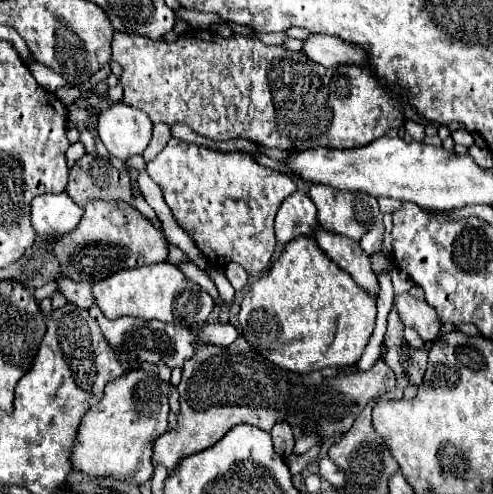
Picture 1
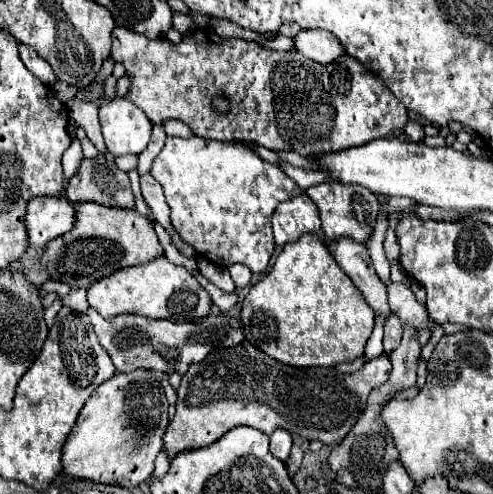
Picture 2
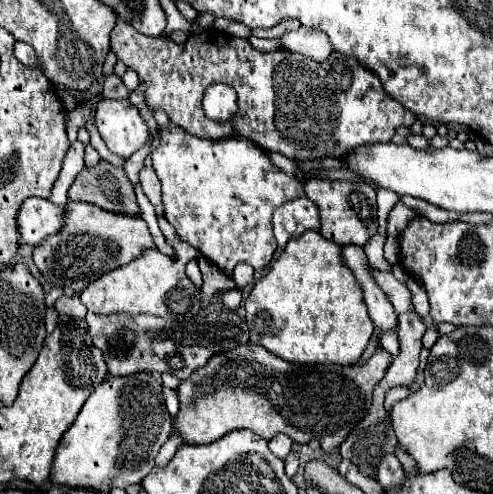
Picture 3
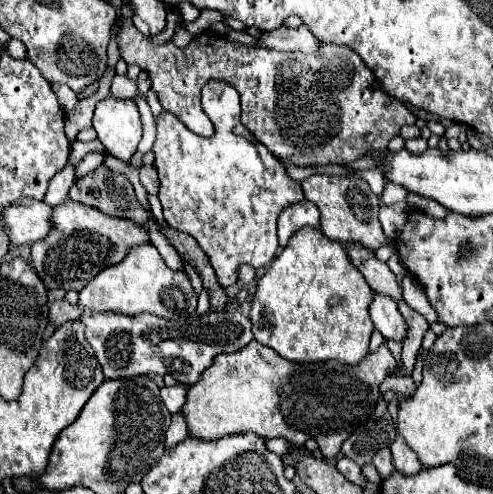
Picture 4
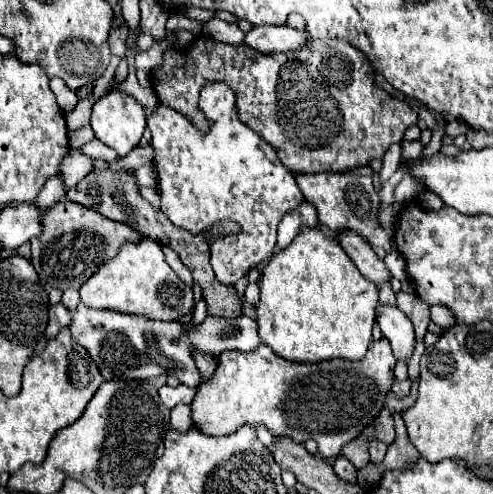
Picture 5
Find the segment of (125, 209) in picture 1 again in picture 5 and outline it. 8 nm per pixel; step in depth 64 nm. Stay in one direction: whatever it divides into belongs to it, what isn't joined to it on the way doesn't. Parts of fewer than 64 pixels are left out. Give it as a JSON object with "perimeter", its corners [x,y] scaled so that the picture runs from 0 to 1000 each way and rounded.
{"perimeter":[[[126,405],[105,421],[89,425],[89,470],[73,486],[65,486],[69,514],[69,547],[81,567],[101,583],[162,583],[199,543],[227,526],[243,498],[256,490],[284,490],[288,478],[260,453],[219,445],[215,437],[178,425],[154,409]]]}

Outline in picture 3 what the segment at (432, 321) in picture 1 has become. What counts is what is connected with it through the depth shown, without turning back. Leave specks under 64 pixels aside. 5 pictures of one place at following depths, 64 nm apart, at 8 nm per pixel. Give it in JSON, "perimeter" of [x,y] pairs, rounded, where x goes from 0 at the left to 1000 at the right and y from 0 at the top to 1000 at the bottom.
{"perimeter":[[[759,547],[759,559],[763,559],[763,571],[771,571],[771,583],[787,599],[787,607],[795,611],[803,636],[840,632],[836,595],[832,595],[832,587],[828,587],[824,575],[807,571],[791,551],[767,551],[767,547]]]}

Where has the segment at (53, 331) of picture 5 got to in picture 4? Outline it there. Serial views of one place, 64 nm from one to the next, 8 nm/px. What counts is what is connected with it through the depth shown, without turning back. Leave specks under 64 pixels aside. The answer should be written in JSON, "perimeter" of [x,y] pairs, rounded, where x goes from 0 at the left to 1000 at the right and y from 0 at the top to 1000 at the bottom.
{"perimeter":[[[114,607],[101,615],[101,648],[110,660],[130,656],[134,648],[158,648],[166,640],[166,619],[162,615],[142,615],[138,607]]]}

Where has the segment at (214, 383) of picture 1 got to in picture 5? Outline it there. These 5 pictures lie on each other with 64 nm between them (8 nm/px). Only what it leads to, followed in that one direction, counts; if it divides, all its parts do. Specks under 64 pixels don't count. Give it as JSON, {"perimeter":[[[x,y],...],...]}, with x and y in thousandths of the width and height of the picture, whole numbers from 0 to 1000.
{"perimeter":[[[787,688],[755,692],[738,729],[710,733],[710,729],[661,729],[641,737],[600,737],[584,733],[552,713],[540,696],[527,696],[519,709],[507,713],[450,713],[442,721],[442,741],[434,761],[418,773],[406,773],[398,785],[398,802],[385,818],[389,826],[389,858],[422,879],[422,883],[462,883],[475,879],[487,862],[503,858],[511,866],[540,862],[556,883],[584,883],[596,895],[621,895],[625,887],[645,895],[645,915],[653,927],[682,927],[690,907],[730,879],[738,862],[746,862],[779,822],[783,794],[799,769],[799,741],[803,725]]]}

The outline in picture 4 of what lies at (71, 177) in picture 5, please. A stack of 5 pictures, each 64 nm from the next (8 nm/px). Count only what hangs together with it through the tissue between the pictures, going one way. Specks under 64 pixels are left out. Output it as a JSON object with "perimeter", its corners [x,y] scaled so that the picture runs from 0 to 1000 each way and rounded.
{"perimeter":[[[183,308],[183,312],[174,312],[170,324],[154,336],[154,360],[166,360],[166,356],[174,356],[178,348],[195,344],[195,340],[207,332],[207,324],[211,324],[211,312],[203,312],[203,308]]]}

